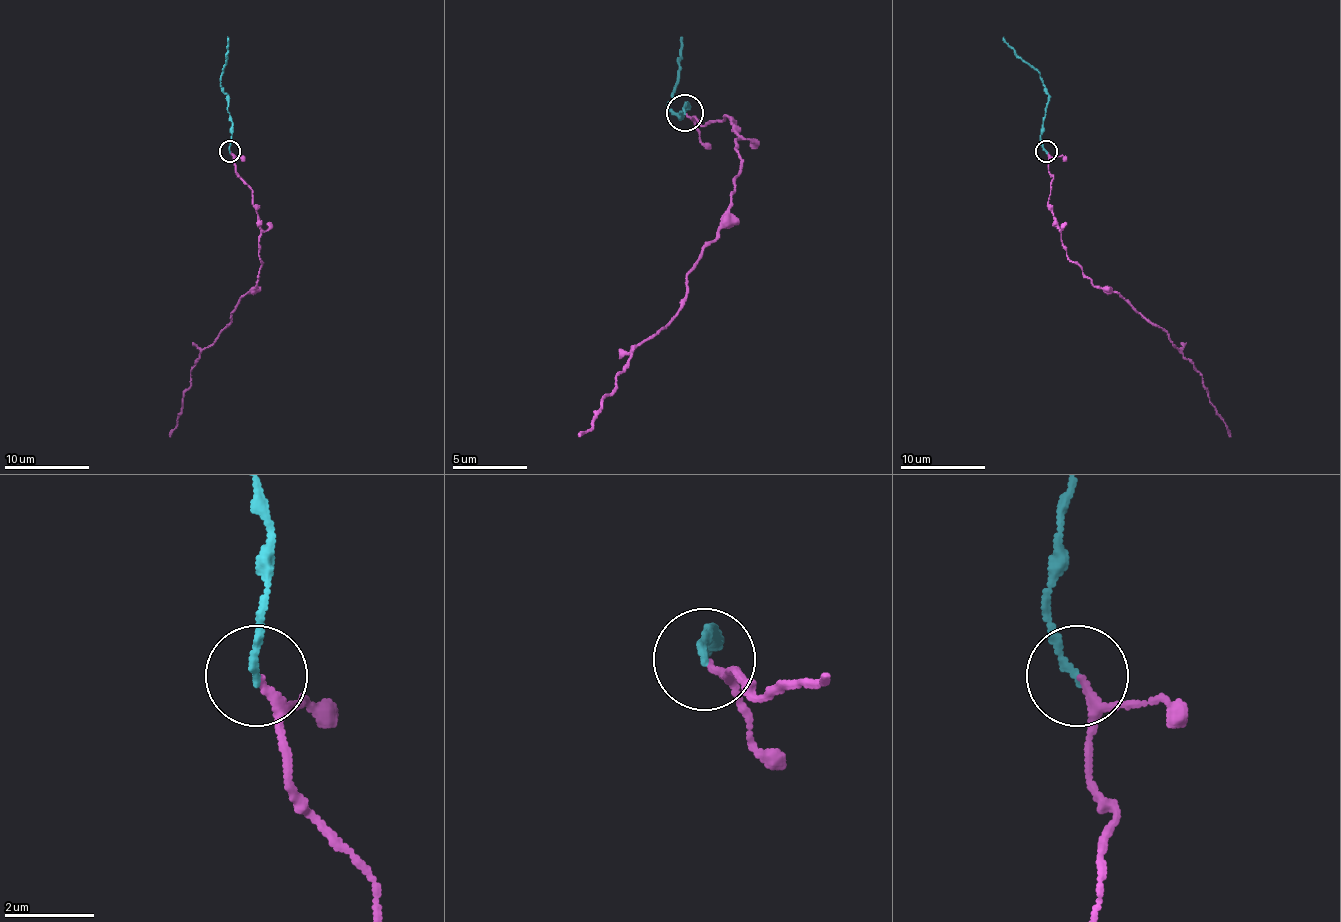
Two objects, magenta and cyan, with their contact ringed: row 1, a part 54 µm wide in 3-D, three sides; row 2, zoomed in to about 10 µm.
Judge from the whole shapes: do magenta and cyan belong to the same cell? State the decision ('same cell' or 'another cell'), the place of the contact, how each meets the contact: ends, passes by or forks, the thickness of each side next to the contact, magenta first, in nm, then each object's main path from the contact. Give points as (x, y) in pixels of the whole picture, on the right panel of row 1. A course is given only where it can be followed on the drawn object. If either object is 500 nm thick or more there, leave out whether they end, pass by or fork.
same cell | (1046, 151) | magenta passes by | cyan ends | 130/160 nm | magenta via (1046, 151), (1053, 225), (1072, 261), (1093, 284), (1117, 291), (1159, 325), (1197, 371), (1229, 437) | cyan via (1046, 151), (1040, 140), (1049, 100), (1046, 87), (1040, 74), (1004, 36)

